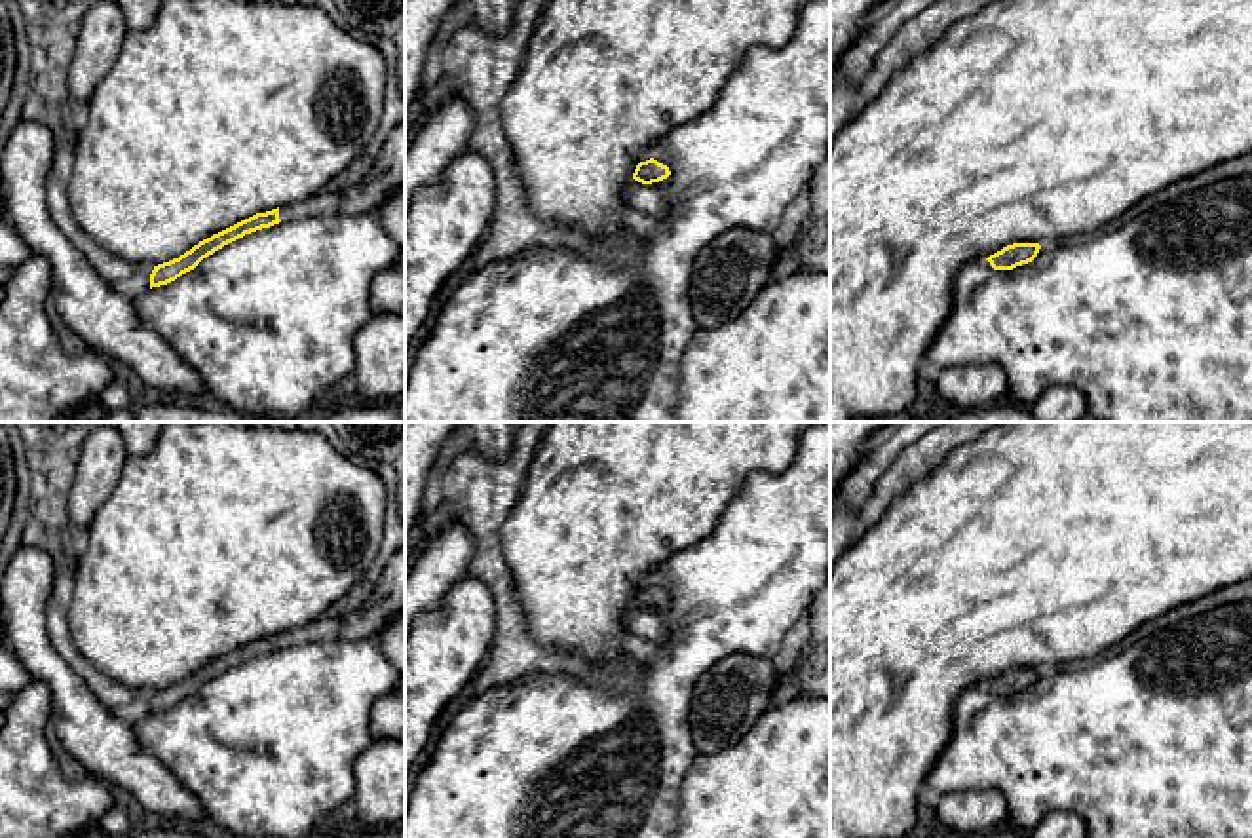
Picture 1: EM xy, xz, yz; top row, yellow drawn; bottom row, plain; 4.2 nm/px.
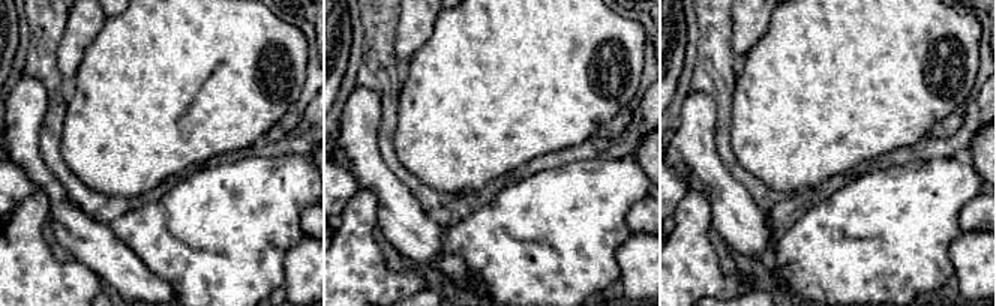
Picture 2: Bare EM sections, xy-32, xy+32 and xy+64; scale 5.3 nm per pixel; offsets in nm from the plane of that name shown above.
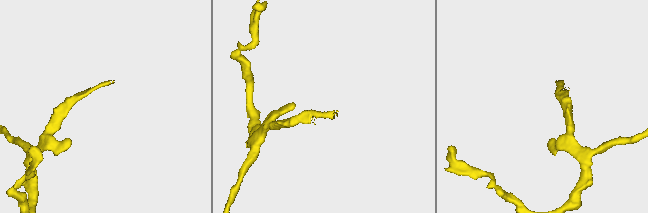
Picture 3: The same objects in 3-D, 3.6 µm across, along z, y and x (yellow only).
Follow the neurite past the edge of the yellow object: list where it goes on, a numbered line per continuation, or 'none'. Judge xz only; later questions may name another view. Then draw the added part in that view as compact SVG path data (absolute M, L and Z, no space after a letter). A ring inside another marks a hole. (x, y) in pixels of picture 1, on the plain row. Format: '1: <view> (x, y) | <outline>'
1: xz (646, 624) | M631 608L629 616L625 618L625 625L629 633L652 642L661 640L665 635L665 621L659 616L657 608Z

